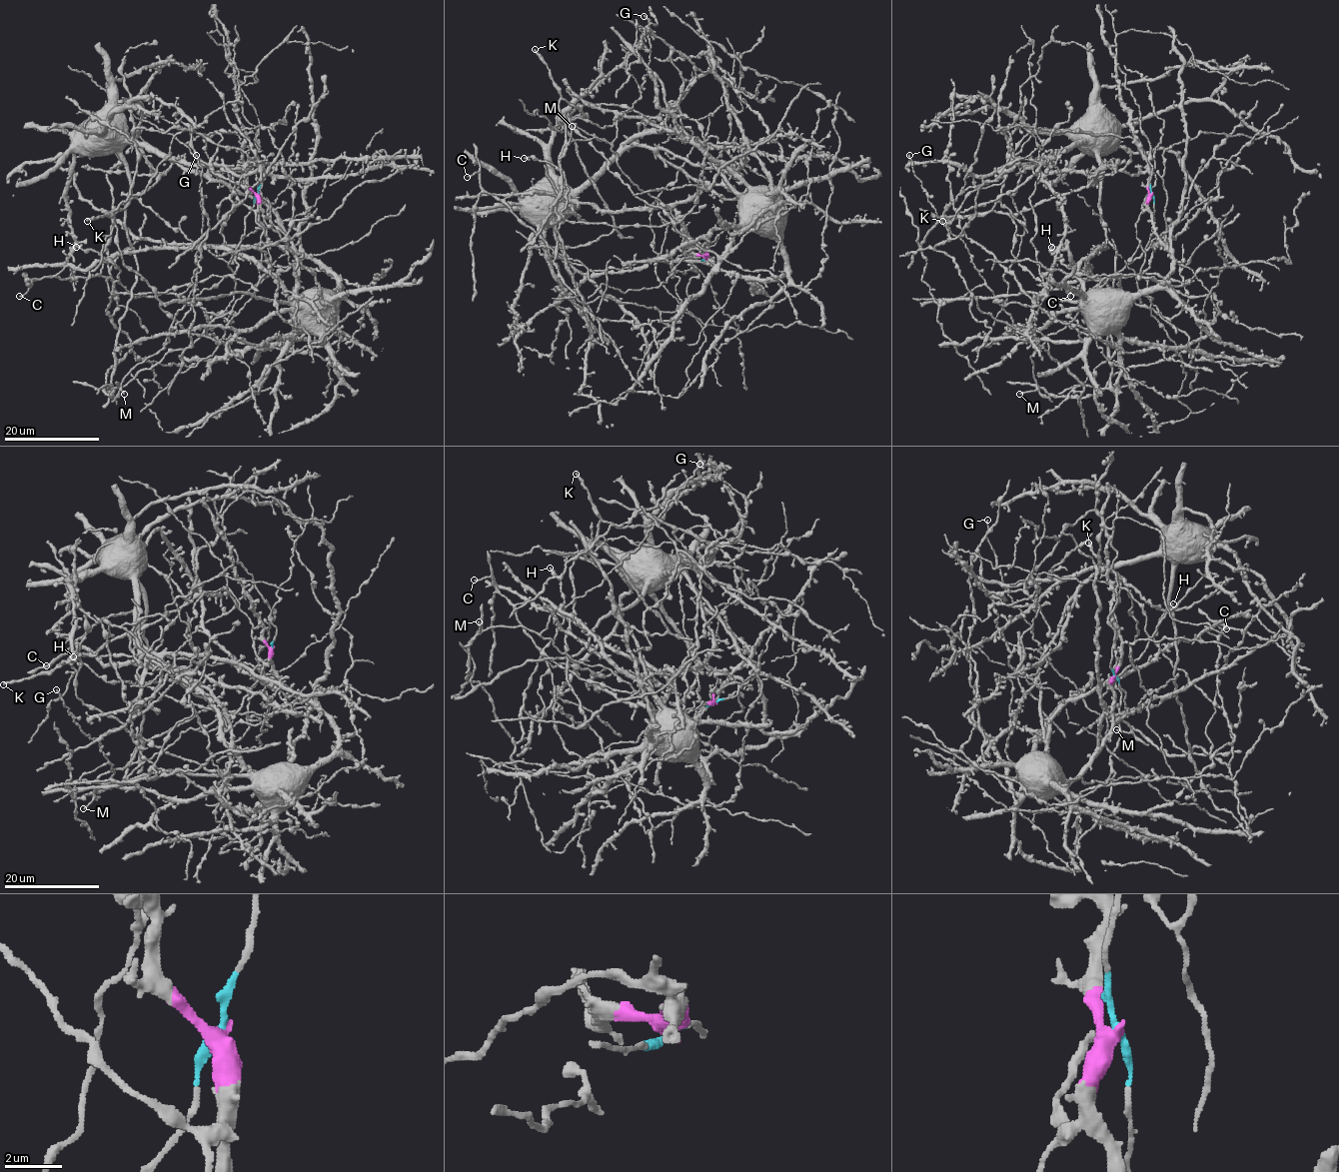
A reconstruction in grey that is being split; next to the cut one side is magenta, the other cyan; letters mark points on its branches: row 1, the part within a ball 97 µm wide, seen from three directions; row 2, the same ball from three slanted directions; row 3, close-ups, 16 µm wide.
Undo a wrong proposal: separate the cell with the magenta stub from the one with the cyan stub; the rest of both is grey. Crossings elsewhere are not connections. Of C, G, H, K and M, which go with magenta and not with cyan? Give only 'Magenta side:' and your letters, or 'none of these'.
Magenta side: C, H, K

